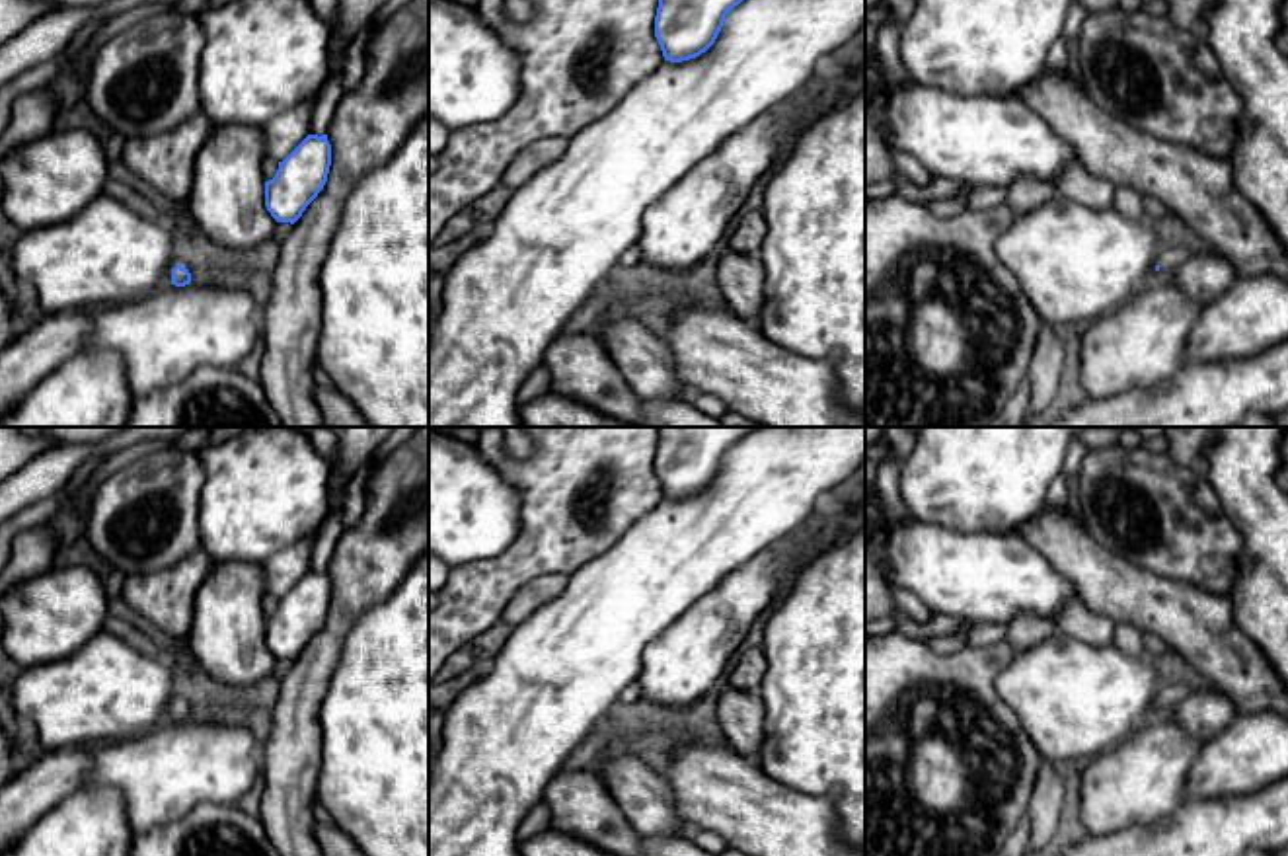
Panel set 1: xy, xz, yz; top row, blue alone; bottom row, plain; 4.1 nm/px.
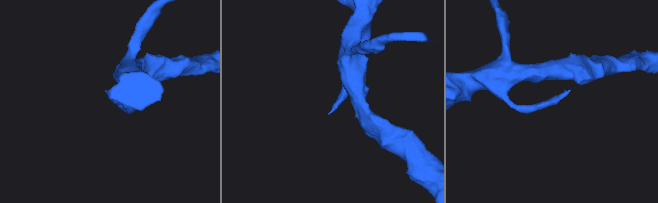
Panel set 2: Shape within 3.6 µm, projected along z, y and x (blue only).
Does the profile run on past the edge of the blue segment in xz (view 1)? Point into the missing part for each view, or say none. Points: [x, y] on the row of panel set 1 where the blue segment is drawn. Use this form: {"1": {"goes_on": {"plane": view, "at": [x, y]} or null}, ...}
{"1": {"goes_on": null}}

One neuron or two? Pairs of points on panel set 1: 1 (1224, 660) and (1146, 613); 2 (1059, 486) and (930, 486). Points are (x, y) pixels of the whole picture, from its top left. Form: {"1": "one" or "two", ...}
{"1": "one", "2": "two"}

